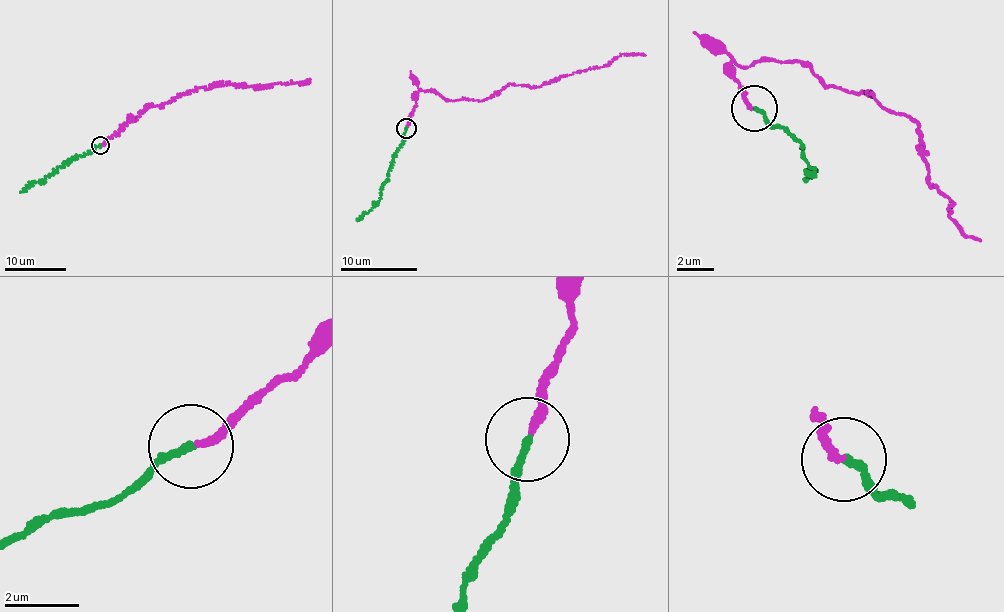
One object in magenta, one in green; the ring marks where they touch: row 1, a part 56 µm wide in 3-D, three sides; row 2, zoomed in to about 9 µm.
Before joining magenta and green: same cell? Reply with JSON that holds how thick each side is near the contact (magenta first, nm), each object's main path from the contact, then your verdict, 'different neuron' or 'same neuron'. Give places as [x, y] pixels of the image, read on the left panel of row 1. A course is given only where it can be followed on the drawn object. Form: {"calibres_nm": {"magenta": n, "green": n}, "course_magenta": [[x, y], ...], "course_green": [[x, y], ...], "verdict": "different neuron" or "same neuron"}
{"calibres_nm": {"magenta": 200, "green": 200}, "course_magenta": [[101, 145], [149, 106], [163, 105], [202, 88], [236, 83], [258, 88], [309, 80]], "course_green": [[101, 145], [28, 184], [21, 192]], "verdict": "different neuron"}

